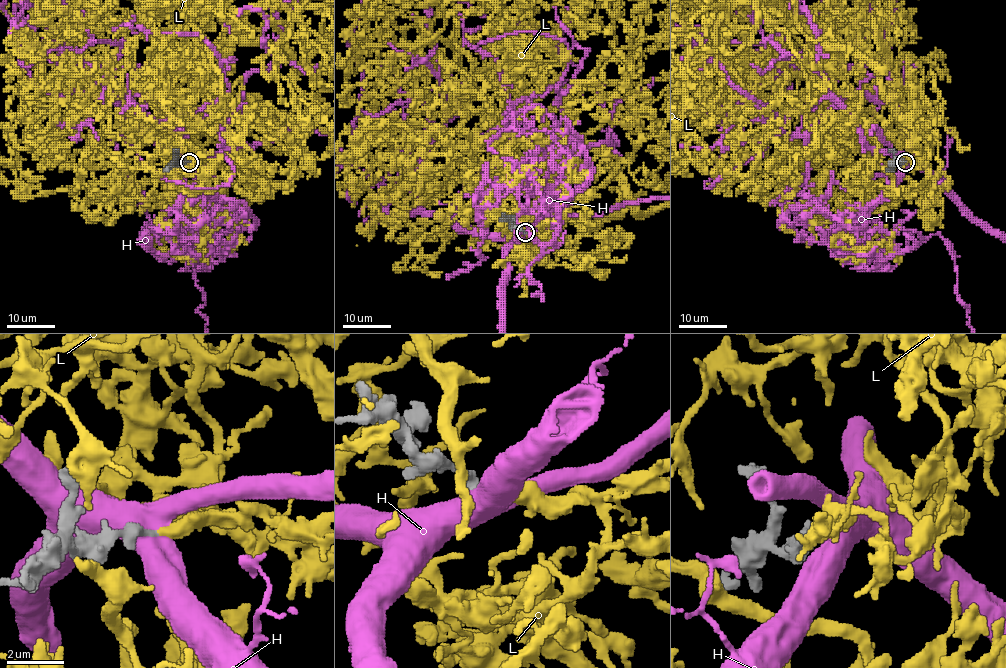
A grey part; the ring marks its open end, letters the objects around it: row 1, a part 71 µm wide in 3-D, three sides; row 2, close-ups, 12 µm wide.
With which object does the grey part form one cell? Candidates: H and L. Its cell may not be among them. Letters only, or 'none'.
L

